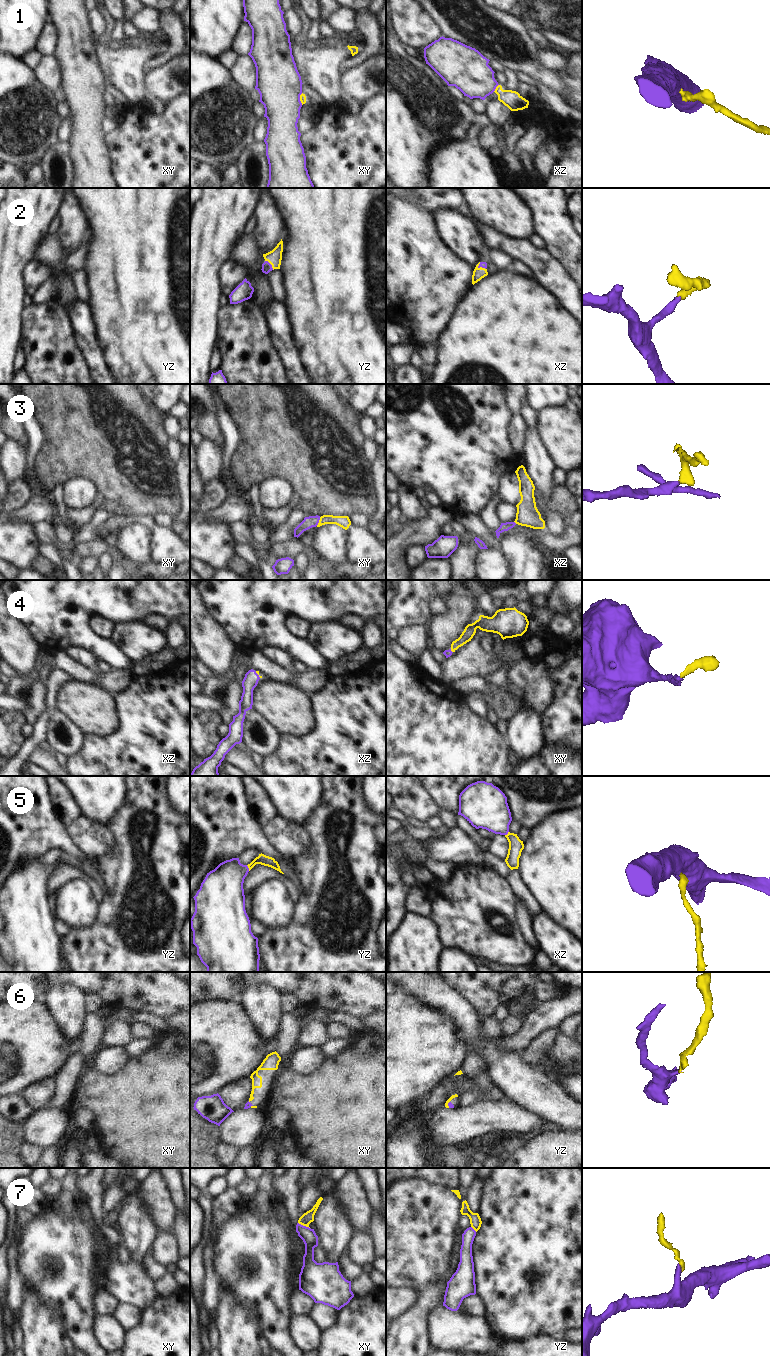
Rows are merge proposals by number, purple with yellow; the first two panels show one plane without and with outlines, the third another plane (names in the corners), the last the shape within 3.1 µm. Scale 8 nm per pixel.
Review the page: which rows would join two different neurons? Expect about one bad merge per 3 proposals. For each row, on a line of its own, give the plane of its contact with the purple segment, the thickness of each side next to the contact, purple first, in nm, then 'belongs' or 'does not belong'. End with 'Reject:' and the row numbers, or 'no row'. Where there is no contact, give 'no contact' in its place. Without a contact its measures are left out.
1: contact in xz; calibres 320 and 140 nm; does not belong
2: contact in yz; calibres 80 and 120 nm; belongs
3: contact in xy; calibres 100 and 100 nm; belongs
4: contact in xz; calibres 120 and 20 nm; belongs
5: contact in yz; calibres 320 and 90 nm; belongs
6: contact in yz; calibres 40 and 30 nm; belongs
7: contact in xy; calibres 120 and 90 nm; does not belong
Reject: 1, 7

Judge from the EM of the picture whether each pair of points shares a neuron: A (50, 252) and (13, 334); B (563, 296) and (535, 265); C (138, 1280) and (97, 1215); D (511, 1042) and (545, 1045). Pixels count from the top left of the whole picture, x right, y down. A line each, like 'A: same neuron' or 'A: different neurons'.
A: different neurons
B: same neuron
C: same neuron
D: different neurons

